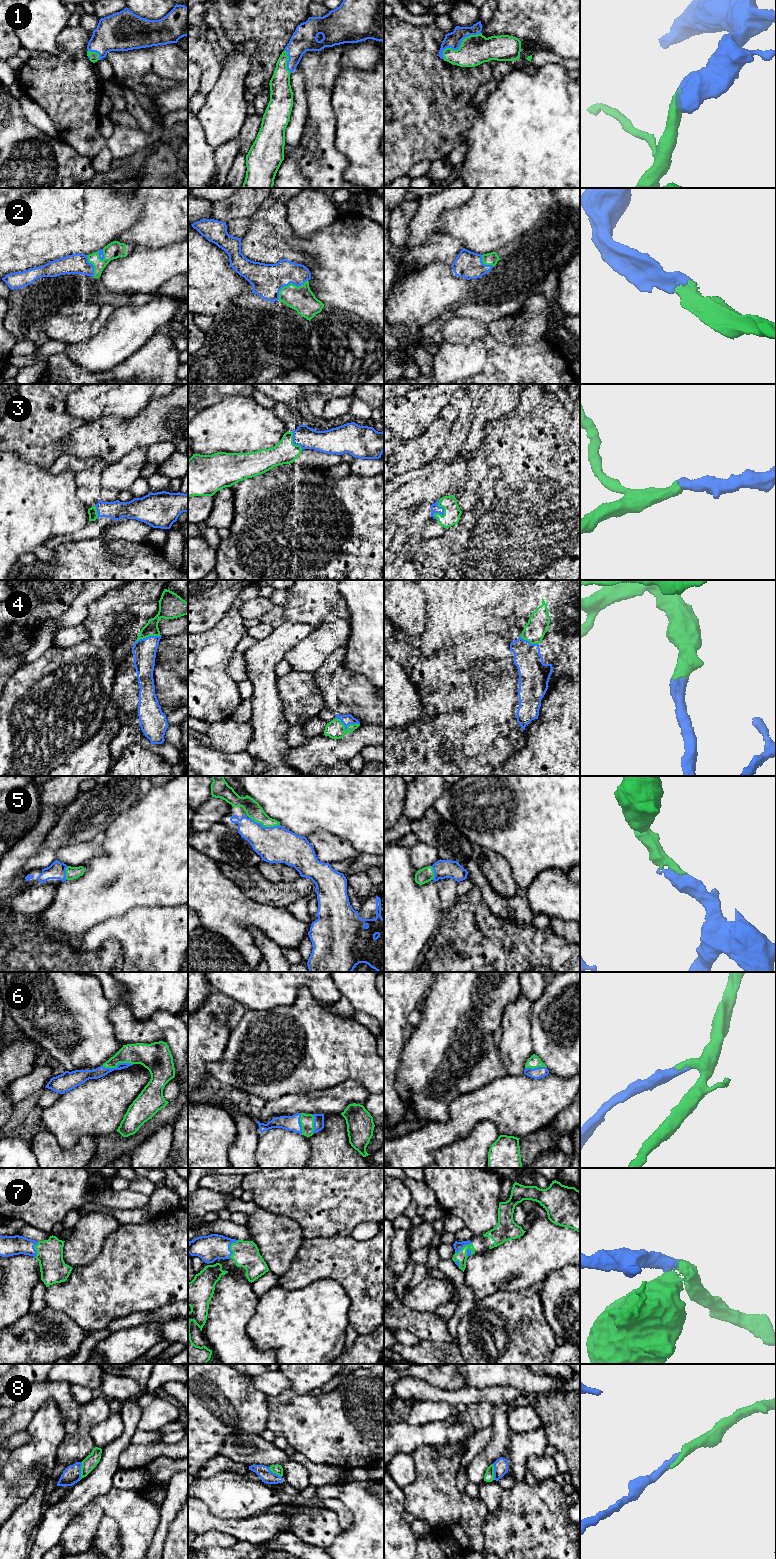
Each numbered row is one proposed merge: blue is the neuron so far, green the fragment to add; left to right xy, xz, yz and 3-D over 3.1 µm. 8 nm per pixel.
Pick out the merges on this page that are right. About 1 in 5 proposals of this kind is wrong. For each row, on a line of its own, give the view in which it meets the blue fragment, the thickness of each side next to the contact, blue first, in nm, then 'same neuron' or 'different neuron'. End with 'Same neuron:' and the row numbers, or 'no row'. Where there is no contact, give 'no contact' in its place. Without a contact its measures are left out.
1: contact in yz; calibres 130 and 240 nm; same neuron
2: contact in xz; calibres 260 and 200 nm; same neuron
3: contact in yz; calibres 70 and 140 nm; same neuron
4: contact in xz; calibres 80 and 140 nm; same neuron
5: contact in xz; calibres 300 and 130 nm; same neuron
6: contact in xy; calibres 90 and 180 nm; same neuron
7: contact in xz; calibres 220 and 220 nm; same neuron
8: contact in xy; calibres 140 and 110 nm; different neuron
Same neuron: 1, 2, 3, 4, 5, 6, 7

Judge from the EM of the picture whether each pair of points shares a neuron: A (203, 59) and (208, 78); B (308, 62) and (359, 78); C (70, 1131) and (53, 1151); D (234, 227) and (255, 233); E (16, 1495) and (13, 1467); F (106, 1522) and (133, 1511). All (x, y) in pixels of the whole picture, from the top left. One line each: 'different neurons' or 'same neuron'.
A: same neuron
B: different neurons
C: different neurons
D: different neurons
E: different neurons
F: different neurons

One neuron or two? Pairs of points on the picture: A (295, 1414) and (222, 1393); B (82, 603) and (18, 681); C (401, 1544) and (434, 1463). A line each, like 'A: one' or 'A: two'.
A: two
B: two
C: two

